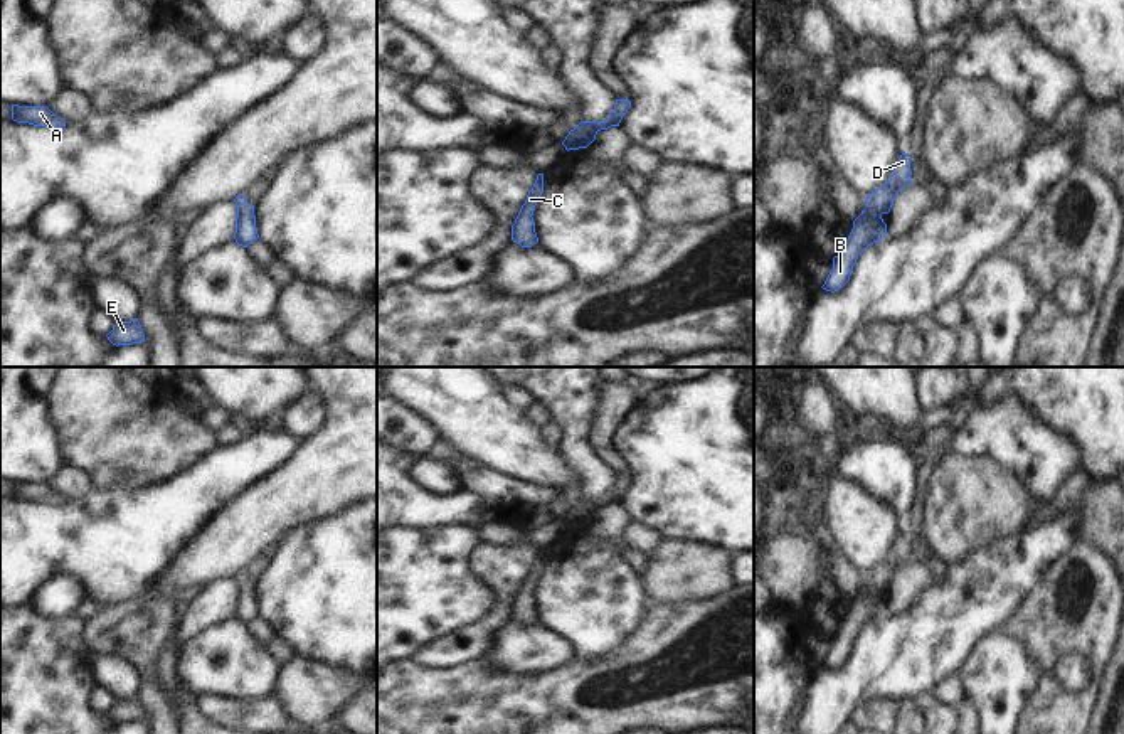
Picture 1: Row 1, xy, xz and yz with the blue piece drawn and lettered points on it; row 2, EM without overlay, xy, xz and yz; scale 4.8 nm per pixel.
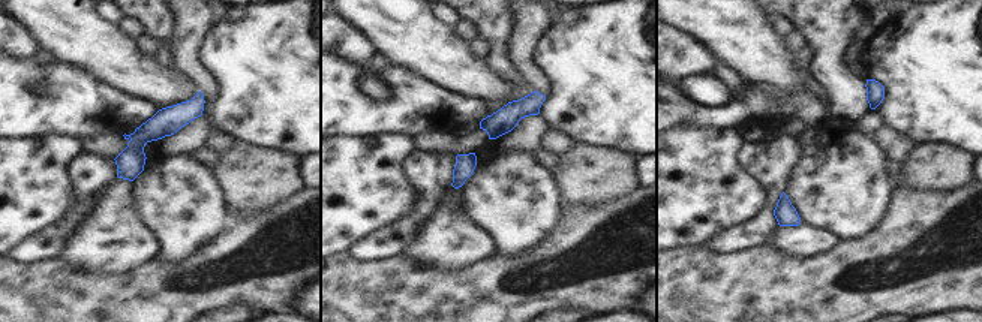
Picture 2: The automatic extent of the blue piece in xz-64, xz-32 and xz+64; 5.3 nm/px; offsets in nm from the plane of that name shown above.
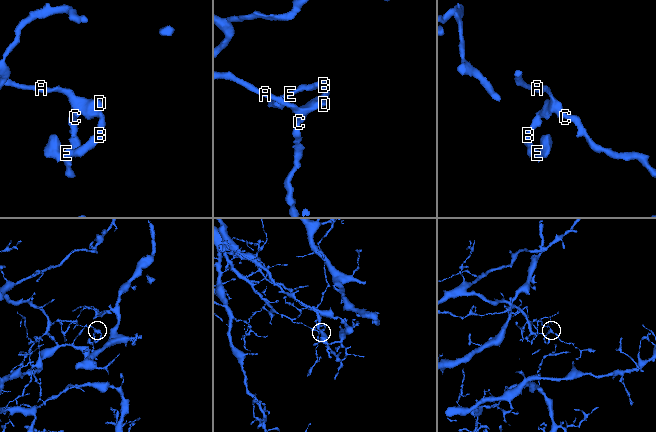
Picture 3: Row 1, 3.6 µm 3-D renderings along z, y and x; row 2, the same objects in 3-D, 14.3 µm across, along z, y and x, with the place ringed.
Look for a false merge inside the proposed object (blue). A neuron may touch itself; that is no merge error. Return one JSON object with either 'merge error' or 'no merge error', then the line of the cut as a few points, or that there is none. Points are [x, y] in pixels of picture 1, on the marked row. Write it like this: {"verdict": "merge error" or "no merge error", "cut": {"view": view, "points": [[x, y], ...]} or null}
{"verdict": "no merge error", "cut": null}

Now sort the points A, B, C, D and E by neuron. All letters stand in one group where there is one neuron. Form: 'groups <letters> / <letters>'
groups A B C D E

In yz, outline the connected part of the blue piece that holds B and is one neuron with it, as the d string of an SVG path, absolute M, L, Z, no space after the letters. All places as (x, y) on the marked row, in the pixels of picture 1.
M904 152L893 165L890 180L865 197L867 207L853 221L853 229L841 253L833 258L833 269L821 286L823 290L840 291L850 281L858 256L870 244L885 237L887 224L882 215L890 212L895 195L910 185L910 175L910 157Z

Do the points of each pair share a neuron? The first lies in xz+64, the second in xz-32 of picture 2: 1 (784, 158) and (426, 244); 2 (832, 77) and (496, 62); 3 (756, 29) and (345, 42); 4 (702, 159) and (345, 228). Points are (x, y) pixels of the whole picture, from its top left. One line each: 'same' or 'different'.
1: different
2: same
3: different
4: same

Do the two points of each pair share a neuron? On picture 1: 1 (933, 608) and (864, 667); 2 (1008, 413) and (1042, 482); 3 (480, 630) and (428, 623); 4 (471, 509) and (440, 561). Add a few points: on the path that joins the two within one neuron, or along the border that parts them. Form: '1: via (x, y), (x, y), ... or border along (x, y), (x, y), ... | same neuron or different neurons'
1: via (916, 625), (880, 660) | same neuron
2: via (1012, 430), (1042, 460), (1042, 465) | same neuron
3: border along (492, 603), (480, 616), (424, 645) | different neurons
4: border along (423, 527), (470, 526), (475, 531) | different neurons

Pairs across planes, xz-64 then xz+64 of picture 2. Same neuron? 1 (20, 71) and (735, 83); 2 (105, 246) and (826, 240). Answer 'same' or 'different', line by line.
1: different
2: same

